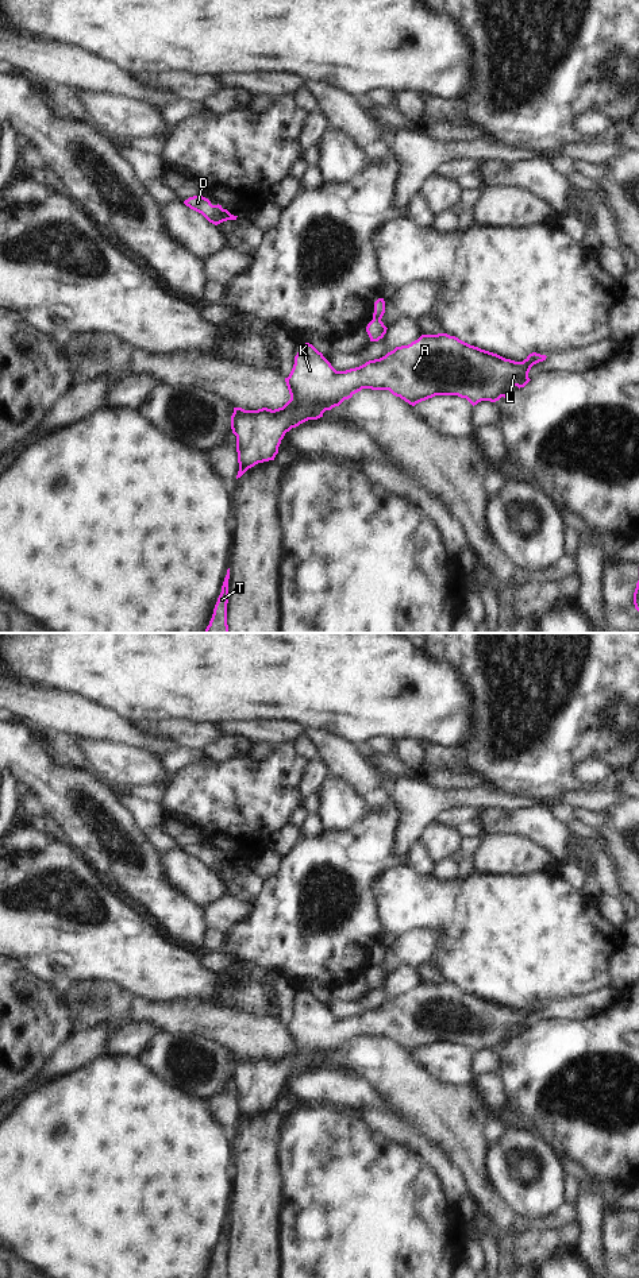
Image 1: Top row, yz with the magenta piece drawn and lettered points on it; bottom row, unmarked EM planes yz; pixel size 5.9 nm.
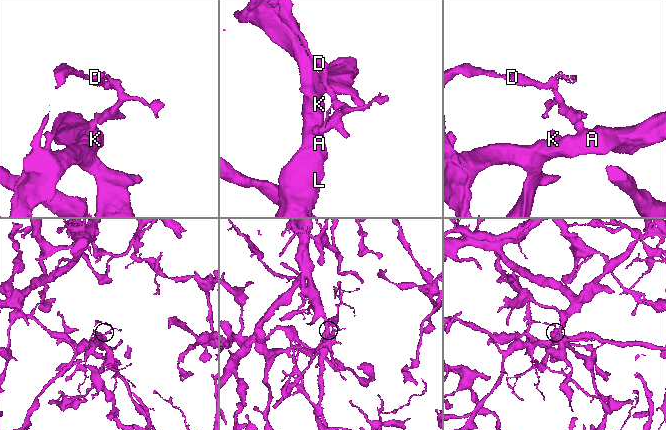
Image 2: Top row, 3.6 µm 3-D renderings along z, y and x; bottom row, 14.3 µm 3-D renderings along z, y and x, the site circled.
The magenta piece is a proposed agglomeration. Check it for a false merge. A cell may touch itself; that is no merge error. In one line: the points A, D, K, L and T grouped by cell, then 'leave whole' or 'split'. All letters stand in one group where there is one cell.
groups A K L T / D; split

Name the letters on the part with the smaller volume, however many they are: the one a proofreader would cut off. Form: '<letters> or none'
D

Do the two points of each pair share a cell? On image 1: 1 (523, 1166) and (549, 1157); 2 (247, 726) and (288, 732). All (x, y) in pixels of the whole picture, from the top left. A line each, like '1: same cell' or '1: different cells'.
1: same cell
2: same cell

